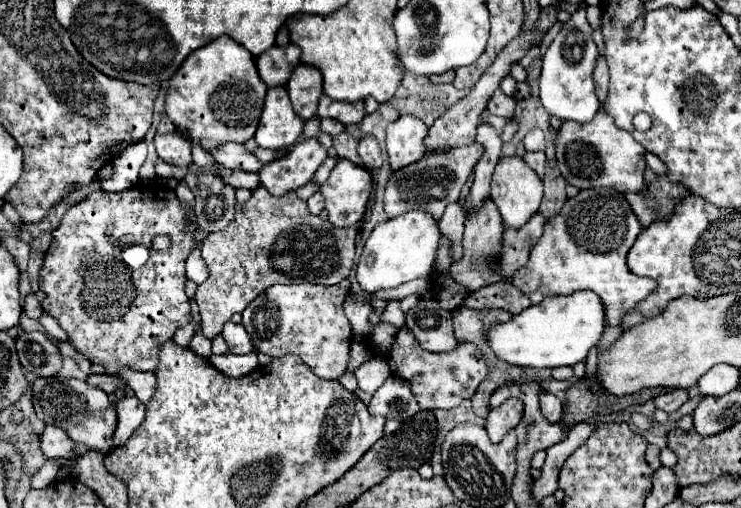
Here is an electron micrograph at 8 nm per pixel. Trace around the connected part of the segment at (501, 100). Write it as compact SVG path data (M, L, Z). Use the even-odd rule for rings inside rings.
M500 89L488 99L488 107L486 107L492 115L500 115L500 117L512 117L514 115L514 99L504 95Z

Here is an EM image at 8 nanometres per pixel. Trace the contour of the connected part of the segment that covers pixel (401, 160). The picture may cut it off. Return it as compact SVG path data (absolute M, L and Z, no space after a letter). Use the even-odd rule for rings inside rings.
M402 115L386 127L386 151L392 169L400 169L424 157L426 125L414 115Z

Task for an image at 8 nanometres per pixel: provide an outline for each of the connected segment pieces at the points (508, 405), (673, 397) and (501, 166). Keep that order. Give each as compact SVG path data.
M506 399L500 407L492 409L486 419L486 431L492 443L500 443L502 437L514 429L522 419L524 405L518 399Z
M674 389L670 393L658 395L654 399L654 403L656 403L656 409L662 409L666 413L672 413L672 411L680 409L686 403L686 399L688 399L688 391L686 389Z
M504 157L498 165L496 171L492 175L492 191L490 191L490 199L496 203L504 227L512 227L512 229L520 229L540 207L542 201L542 181L540 177L524 163L522 157Z

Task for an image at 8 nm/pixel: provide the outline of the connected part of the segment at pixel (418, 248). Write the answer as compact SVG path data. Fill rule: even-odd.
M408 211L384 223L378 223L370 233L364 251L356 267L356 279L366 293L380 289L392 289L414 279L426 279L436 269L436 257L440 249L440 227L430 213Z

